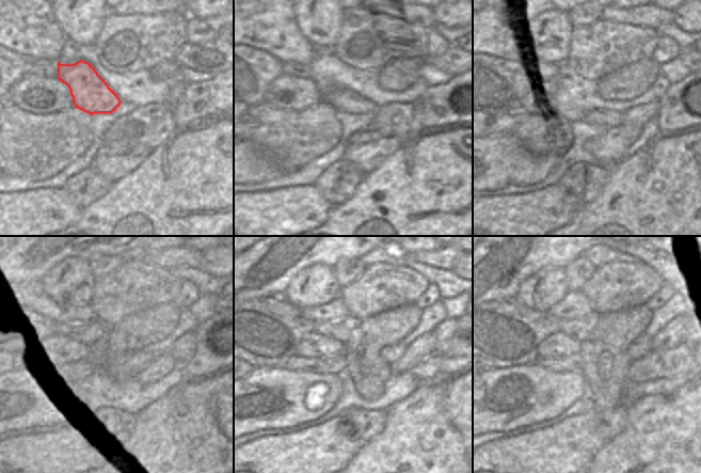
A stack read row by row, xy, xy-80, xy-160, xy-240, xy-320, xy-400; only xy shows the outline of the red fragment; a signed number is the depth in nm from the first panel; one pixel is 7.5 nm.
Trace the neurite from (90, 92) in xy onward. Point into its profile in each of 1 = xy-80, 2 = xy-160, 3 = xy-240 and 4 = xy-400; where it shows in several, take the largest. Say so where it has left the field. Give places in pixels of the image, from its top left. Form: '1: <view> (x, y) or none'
1: xy-80 (345, 100)
2: xy-160 (607, 117)
3: xy-240 (140, 359)
4: xy-400 (640, 347)

